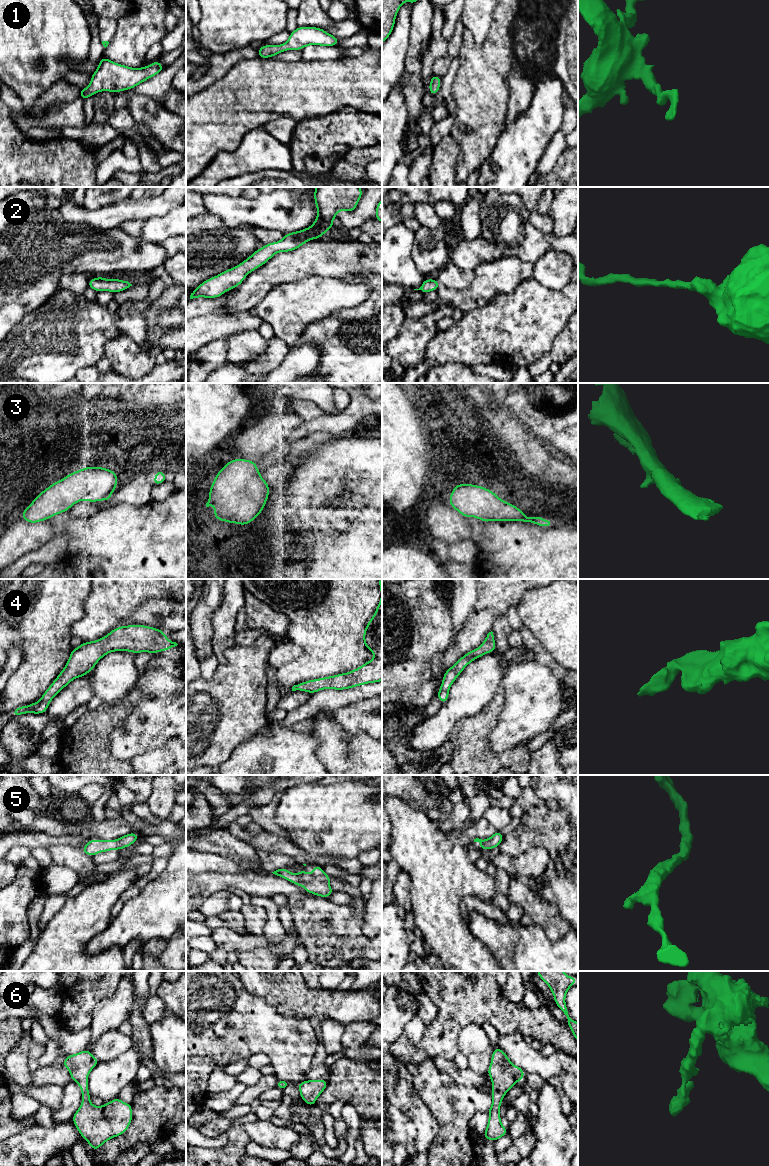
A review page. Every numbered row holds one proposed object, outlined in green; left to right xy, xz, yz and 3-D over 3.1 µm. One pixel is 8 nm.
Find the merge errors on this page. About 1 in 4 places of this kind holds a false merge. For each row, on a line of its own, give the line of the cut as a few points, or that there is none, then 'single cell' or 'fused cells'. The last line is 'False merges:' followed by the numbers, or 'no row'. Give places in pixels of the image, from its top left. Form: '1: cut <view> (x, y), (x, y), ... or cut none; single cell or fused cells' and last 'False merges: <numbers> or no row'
1: cut none; single cell
2: cut none; single cell
3: cut none; single cell
4: cut none; single cell
5: cut none; single cell
6: cut none; single cell
False merges: no row

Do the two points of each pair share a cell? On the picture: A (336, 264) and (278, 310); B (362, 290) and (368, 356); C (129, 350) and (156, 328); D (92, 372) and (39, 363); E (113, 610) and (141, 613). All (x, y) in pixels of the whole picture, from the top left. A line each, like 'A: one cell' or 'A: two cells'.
A: two cells
B: two cells
C: two cells
D: two cells
E: two cells

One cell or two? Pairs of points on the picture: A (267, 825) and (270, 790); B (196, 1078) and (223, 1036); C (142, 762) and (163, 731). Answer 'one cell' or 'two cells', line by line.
A: two cells
B: two cells
C: two cells

